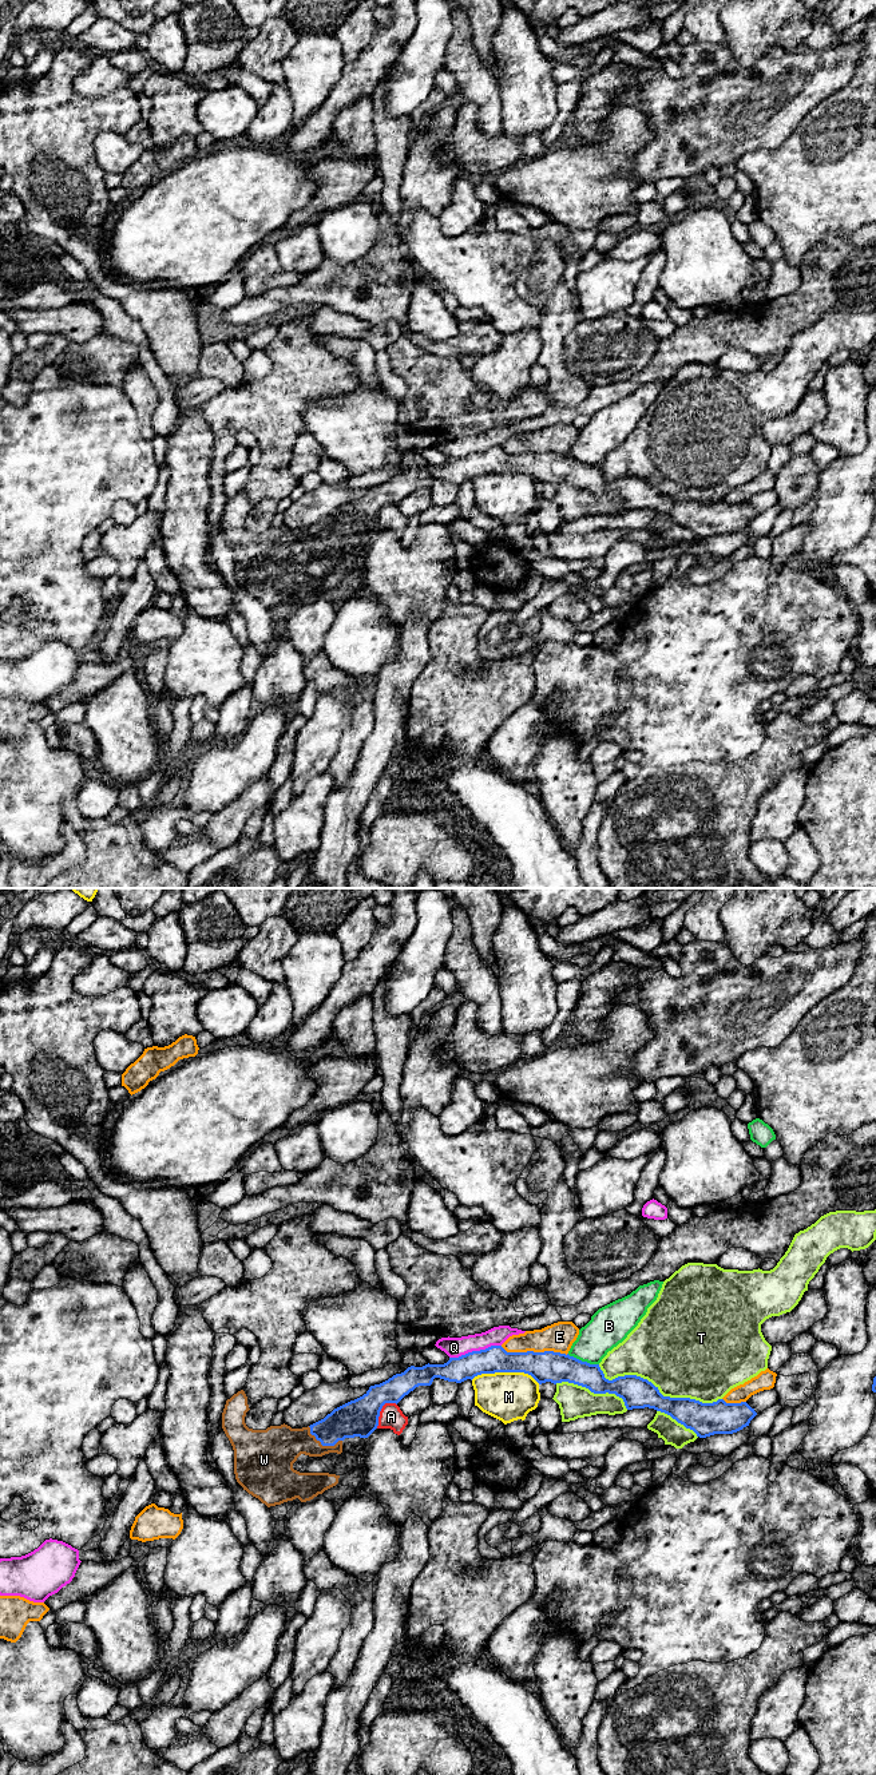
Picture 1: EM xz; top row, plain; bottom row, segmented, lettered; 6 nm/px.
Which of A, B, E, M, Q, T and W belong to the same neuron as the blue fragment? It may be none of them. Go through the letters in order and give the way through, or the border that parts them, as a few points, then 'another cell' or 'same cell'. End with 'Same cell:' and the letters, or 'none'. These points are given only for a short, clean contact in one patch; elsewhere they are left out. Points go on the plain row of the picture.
A: another cell
B: another cell
E: another cell
M: another cell
Q: along xz (500, 446), (492, 446), (450, 459) | another cell
T: another cell
W: across xz (355, 519), (347, 522), (322, 546), (281, 546) | same cell
Same cell: W

